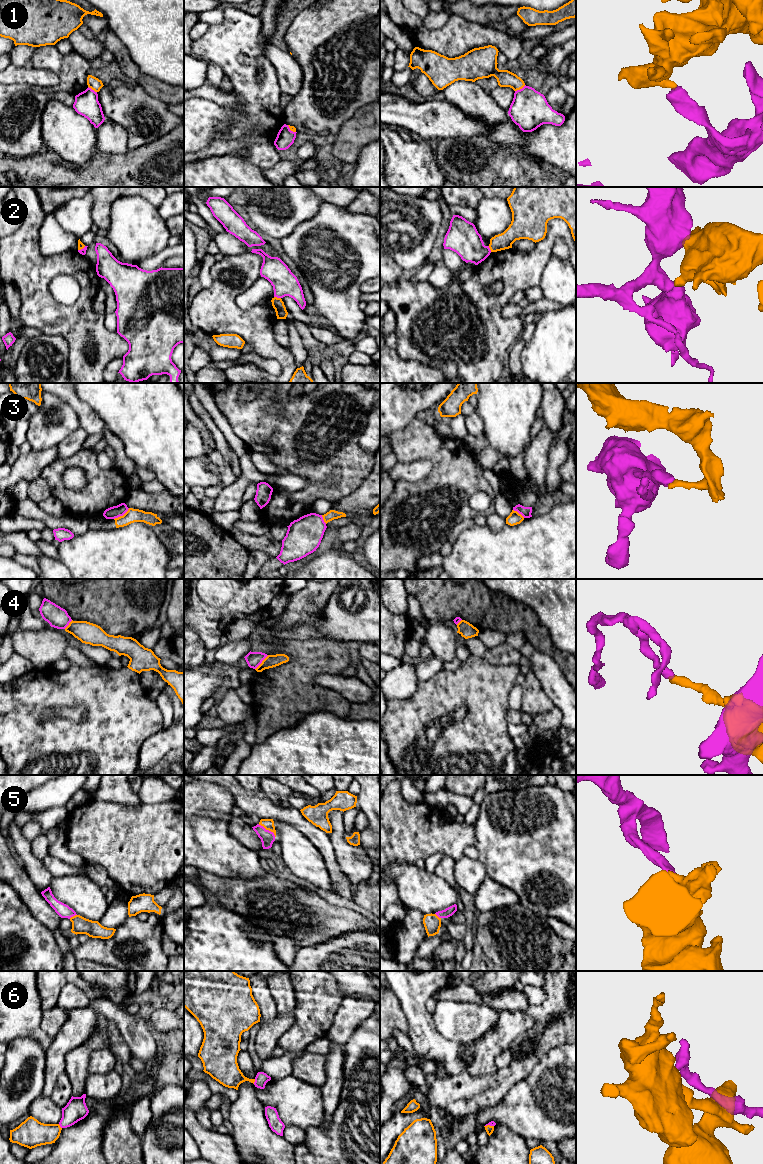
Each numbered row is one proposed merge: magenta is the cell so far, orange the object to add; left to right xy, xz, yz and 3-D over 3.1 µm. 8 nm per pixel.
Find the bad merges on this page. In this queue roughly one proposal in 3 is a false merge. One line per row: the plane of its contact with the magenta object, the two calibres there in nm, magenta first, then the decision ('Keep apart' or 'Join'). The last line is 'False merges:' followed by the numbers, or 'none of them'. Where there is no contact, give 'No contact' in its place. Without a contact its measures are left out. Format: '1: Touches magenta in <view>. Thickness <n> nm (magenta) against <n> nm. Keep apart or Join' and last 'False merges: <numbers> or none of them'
1: Touches magenta in yz. Thickness 300 nm (magenta) against 140 nm. Keep apart
2: Touches magenta in xz. Thickness 200 nm (magenta) against 90 nm. Keep apart
3: Touches magenta in xy. Thickness 100 nm (magenta) against 110 nm. Keep apart
4: Touches magenta in xz. Thickness 120 nm (magenta) against 100 nm. Keep apart
5: Touches magenta in xz. Thickness 120 nm (magenta) against 90 nm. Join
6: Touches magenta in xz. Thickness 100 nm (magenta) against 220 nm. Keep apart
False merges: 1, 2, 3, 4, 6

